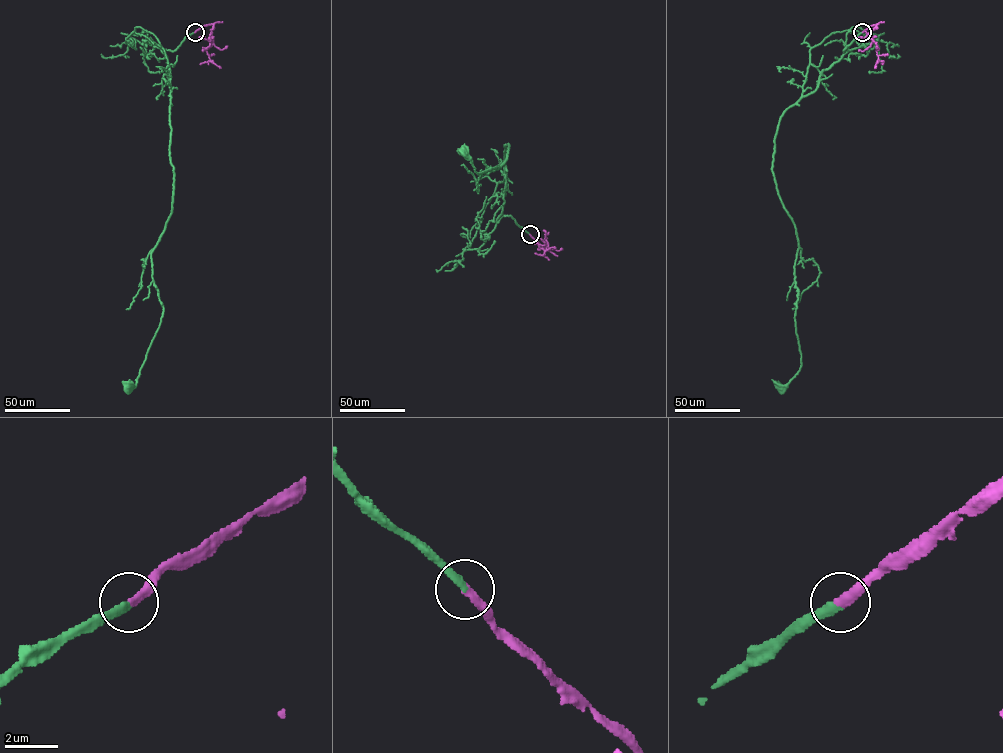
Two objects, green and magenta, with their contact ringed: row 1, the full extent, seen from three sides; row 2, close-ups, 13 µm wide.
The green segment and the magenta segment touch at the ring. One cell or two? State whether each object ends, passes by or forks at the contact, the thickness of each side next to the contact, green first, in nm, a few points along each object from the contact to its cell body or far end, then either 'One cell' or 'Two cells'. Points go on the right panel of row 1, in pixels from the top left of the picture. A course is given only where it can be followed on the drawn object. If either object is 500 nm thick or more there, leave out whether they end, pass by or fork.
At the ring green ends. At the ring magenta ends. Thickness 300 nm (green) against 320 nm. Course of green: (863, 32), (784, 112), (774, 140), (772, 172), (798, 244), (801, 354), (799, 371), (780, 386). Course of magenta: (863, 32), (878, 24), (868, 34), (877, 48), (876, 68). One cell

